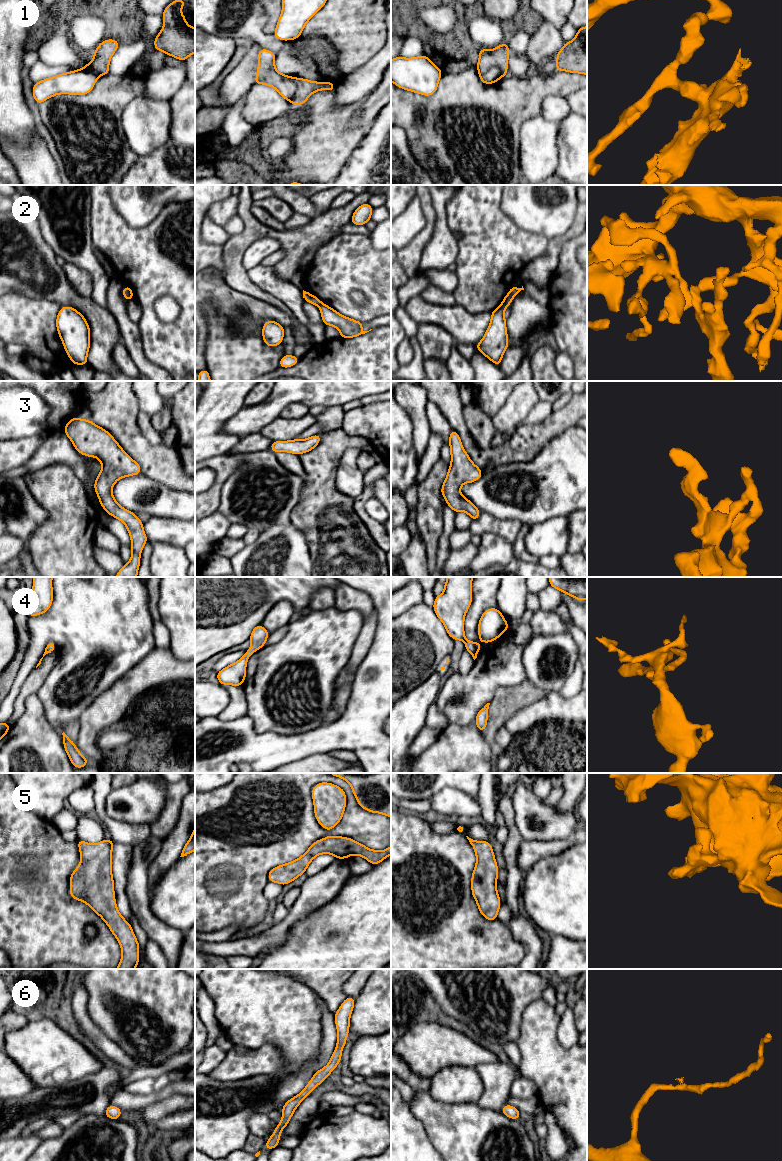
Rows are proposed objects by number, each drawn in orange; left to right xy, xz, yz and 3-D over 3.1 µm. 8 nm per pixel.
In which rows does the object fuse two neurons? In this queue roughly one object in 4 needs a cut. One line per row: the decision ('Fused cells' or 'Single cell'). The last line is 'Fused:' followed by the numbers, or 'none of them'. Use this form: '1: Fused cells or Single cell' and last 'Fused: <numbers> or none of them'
1: Fused cells
2: Fused cells
3: Single cell
4: Single cell
5: Single cell
6: Single cell
Fused: 1, 2

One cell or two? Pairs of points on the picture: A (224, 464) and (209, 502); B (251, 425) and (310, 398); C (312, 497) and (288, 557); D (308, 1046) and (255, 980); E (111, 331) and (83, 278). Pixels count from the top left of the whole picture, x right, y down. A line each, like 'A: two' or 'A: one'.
A: one
B: one
C: two
D: one
E: two

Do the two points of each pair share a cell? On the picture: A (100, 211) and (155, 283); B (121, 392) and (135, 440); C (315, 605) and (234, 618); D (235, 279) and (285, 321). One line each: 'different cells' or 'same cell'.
A: same cell
B: same cell
C: different cells
D: different cells

